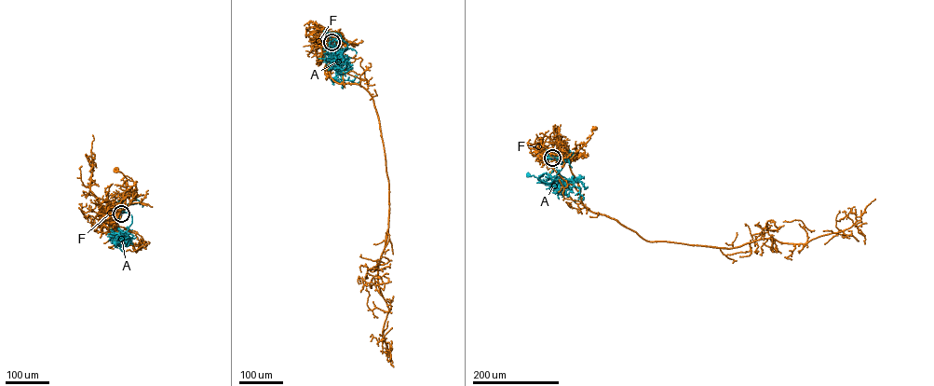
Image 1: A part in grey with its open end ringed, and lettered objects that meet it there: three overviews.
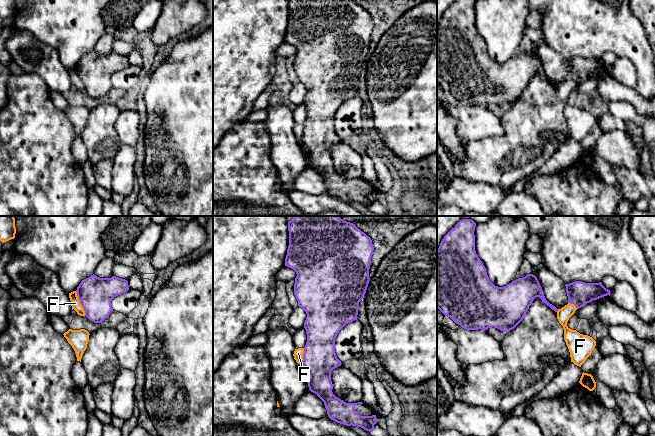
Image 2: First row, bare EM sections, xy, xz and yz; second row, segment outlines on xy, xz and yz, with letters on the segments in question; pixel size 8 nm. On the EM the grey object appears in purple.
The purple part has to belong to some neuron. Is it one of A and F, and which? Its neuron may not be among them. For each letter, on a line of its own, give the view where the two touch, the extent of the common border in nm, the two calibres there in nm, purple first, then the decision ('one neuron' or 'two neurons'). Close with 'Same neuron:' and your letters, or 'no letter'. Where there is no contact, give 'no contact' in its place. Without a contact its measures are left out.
A: no contact; one neuron
F: meets purple in xy; contact 220 nm long; 280 nm thick on the purple side, 80 nm on the other; two neurons
Same neuron: A

